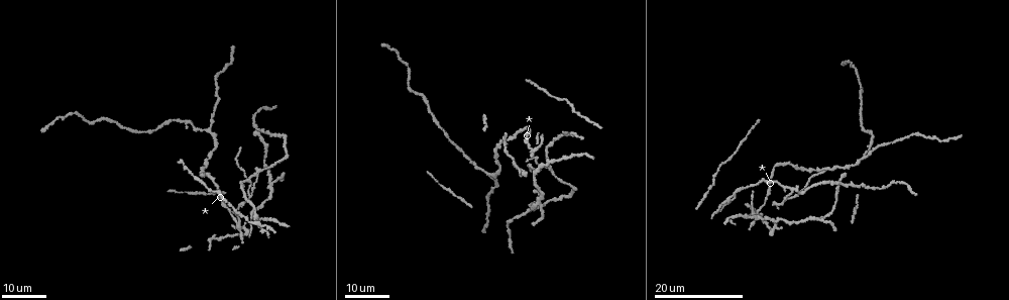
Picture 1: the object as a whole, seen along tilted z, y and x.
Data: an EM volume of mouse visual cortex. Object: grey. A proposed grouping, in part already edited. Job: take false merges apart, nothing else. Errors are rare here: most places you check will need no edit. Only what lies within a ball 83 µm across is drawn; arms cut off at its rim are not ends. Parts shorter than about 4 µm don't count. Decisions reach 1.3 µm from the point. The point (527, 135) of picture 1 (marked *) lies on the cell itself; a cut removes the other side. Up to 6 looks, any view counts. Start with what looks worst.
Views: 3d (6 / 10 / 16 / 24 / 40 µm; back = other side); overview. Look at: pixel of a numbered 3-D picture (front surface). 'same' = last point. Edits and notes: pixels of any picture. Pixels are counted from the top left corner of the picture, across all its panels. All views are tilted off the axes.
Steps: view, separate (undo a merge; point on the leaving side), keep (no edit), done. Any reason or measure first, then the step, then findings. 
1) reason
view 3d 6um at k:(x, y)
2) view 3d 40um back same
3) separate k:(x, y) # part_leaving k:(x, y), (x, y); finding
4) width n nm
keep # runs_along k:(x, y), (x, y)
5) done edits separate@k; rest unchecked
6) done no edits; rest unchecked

a fork
view 3d 24um at 1:(256, 175)

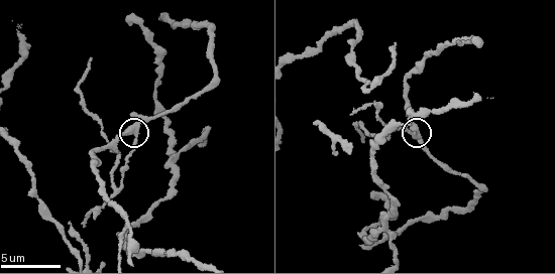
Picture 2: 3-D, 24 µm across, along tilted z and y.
view 3d 6um at 2:(128, 128)

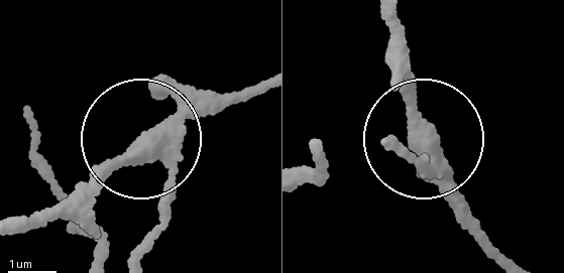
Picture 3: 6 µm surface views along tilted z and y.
separate 3:(165, 226) # part_leaving 3:(168, 157), (143, 259); a second cell is stuck on

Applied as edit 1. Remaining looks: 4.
two arms in line, one across
view 3d 6um at 2:(129, 224)

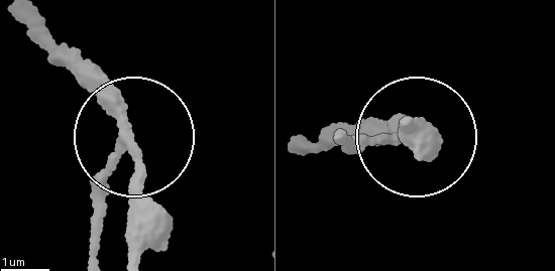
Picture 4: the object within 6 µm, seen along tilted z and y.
side_arm 7 um
keep # continuous, no second cell

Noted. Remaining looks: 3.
branch point
view 3d 16um at 1:(209, 129)

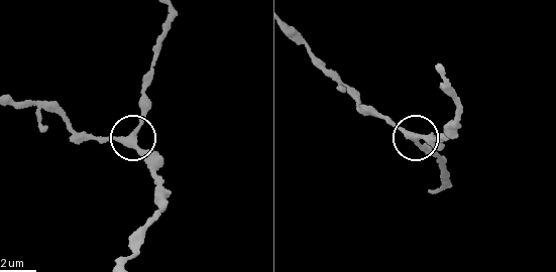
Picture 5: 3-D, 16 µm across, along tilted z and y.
view 3d 10um at 5:(132, 133)

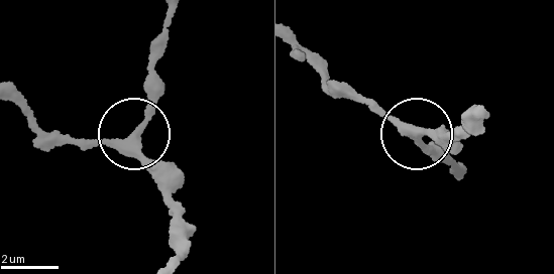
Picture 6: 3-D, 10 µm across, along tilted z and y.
side_arm 28 um
keep # runs_along 6:(182, 255), (170, 211), (133, 143), (161, 45); one cell here

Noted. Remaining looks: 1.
done edits separate@3; rest unchecked

